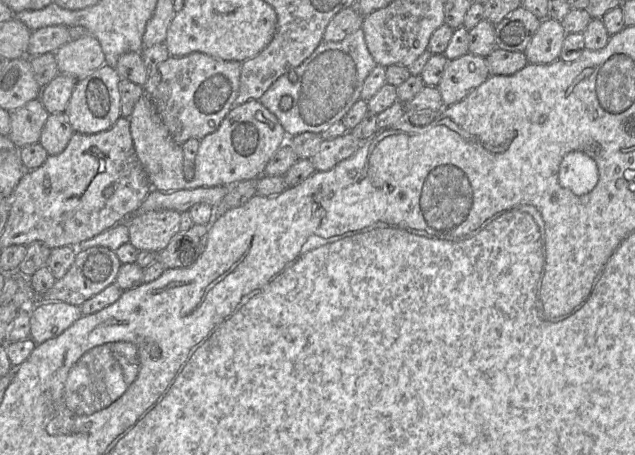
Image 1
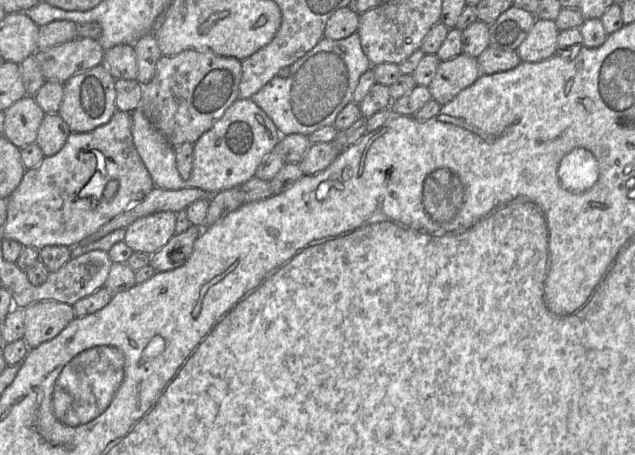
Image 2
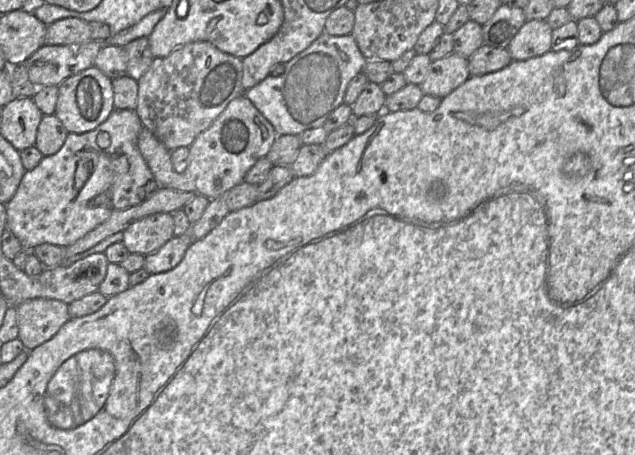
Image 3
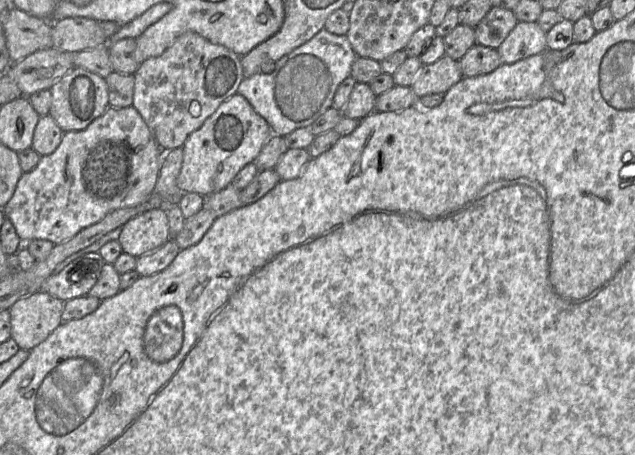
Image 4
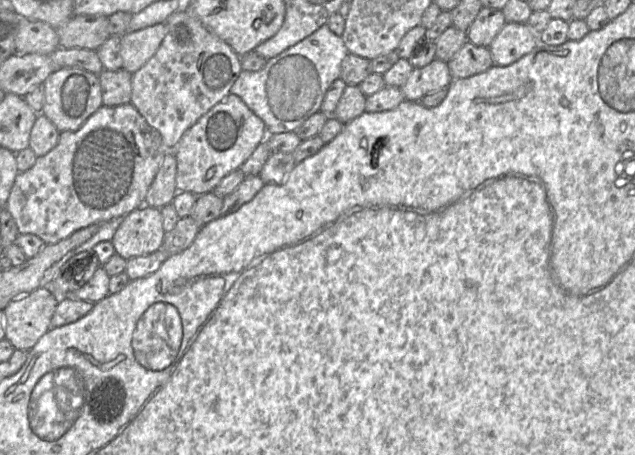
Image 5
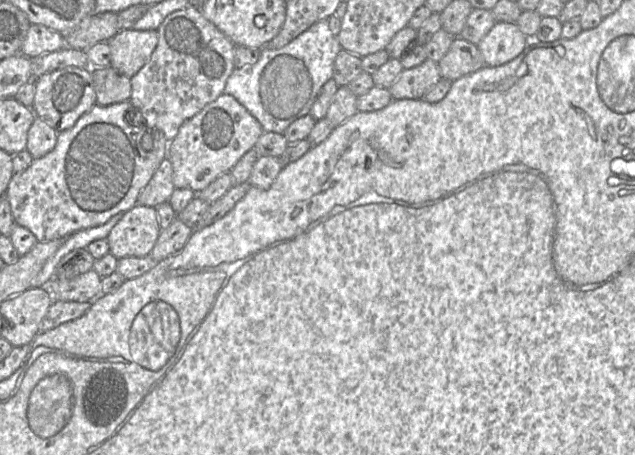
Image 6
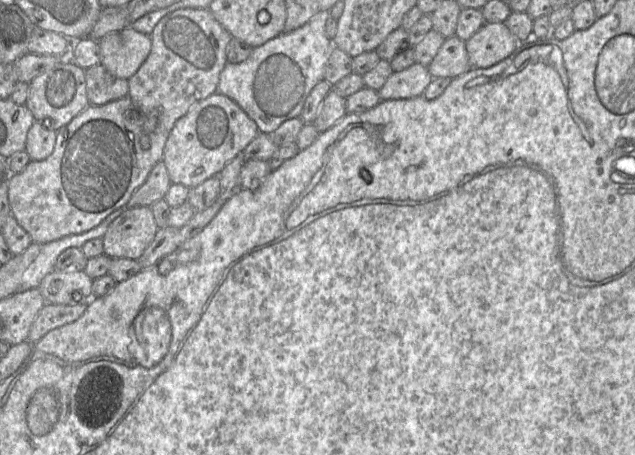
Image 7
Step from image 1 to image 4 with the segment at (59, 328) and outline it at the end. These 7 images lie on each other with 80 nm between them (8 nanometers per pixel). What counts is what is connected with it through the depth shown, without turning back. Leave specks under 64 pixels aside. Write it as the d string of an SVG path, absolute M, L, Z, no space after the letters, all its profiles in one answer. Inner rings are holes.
M37 291L19 299L8 309L11 338L21 350L30 351L62 323L65 302L46 292Z

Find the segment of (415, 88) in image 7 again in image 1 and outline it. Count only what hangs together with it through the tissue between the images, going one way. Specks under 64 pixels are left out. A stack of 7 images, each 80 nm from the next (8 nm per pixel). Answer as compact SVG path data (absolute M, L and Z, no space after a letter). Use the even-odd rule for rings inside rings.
M467 53L449 60L436 86L441 94L444 107L461 101L489 77L486 57Z

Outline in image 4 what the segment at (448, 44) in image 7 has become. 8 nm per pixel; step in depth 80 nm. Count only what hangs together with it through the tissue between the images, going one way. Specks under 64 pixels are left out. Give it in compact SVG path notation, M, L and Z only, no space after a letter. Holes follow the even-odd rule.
M473 45L459 60L463 77L473 77L488 74L502 64L497 49Z

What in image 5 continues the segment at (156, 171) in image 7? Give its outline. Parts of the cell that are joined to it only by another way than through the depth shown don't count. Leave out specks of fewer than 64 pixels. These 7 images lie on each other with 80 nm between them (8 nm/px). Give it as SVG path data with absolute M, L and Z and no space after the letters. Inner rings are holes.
M168 150L162 164L151 183L146 197L145 205L162 208L171 204L178 192L176 187L177 162L173 151Z

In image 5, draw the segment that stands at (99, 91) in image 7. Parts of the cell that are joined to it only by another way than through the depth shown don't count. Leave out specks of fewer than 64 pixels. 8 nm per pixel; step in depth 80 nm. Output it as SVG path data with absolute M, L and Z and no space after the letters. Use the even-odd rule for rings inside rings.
M104 69L98 74L101 91L102 102L104 106L119 106L127 104L131 101L132 93L132 74L124 69L109 71Z

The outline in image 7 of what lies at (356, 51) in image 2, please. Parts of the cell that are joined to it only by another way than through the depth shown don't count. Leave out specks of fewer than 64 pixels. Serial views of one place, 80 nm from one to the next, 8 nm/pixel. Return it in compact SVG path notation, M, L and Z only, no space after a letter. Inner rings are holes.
M329 10L318 12L303 26L253 47L251 55L245 61L235 64L227 62L220 73L217 92L236 102L256 123L260 133L270 134L283 122L299 117L311 90L324 80L325 66L335 47L326 33L329 17Z

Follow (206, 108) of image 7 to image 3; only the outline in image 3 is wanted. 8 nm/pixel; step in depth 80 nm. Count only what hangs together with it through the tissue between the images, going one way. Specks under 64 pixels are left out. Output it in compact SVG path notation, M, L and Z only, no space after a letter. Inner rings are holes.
M239 95L229 102L208 129L201 132L189 146L188 165L184 172L177 173L174 171L171 162L171 151L145 127L138 135L138 148L159 186L193 192L212 200L221 197L226 191L241 183L248 170L259 159L267 155L276 137L272 124L246 96Z

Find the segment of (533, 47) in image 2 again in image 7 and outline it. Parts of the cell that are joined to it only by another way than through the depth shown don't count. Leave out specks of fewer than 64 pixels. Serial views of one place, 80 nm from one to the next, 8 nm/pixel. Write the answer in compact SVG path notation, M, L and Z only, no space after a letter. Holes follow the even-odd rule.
M485 23L465 45L471 68L489 68L515 51L517 38L505 23Z

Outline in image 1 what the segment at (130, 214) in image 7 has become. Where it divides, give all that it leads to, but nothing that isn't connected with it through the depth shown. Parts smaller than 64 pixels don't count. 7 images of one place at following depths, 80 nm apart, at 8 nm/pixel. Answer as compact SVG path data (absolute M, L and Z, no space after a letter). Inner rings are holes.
M154 210L128 218L129 243L138 251L159 253L179 232L180 213Z

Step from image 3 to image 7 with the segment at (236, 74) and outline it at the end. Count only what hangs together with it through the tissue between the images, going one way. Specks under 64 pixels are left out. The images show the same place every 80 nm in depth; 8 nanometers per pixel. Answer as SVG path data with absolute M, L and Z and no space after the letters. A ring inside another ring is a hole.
M182 8L164 16L154 27L150 37L152 45L148 57L128 79L129 97L143 113L156 115L162 126L170 132L175 122L193 104L217 92L220 73L227 64L227 45L232 36L208 8Z

